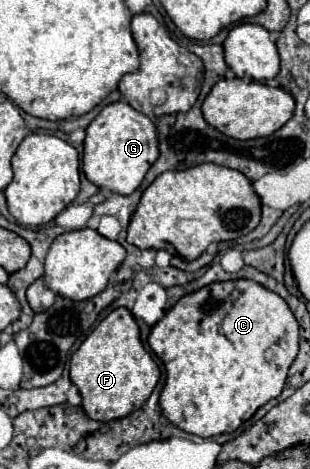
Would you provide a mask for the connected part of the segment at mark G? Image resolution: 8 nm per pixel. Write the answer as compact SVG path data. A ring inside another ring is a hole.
M127 101L107 105L87 127L83 173L91 183L95 183L101 189L131 195L141 185L145 173L157 157L159 151L155 123L147 115L135 111Z

